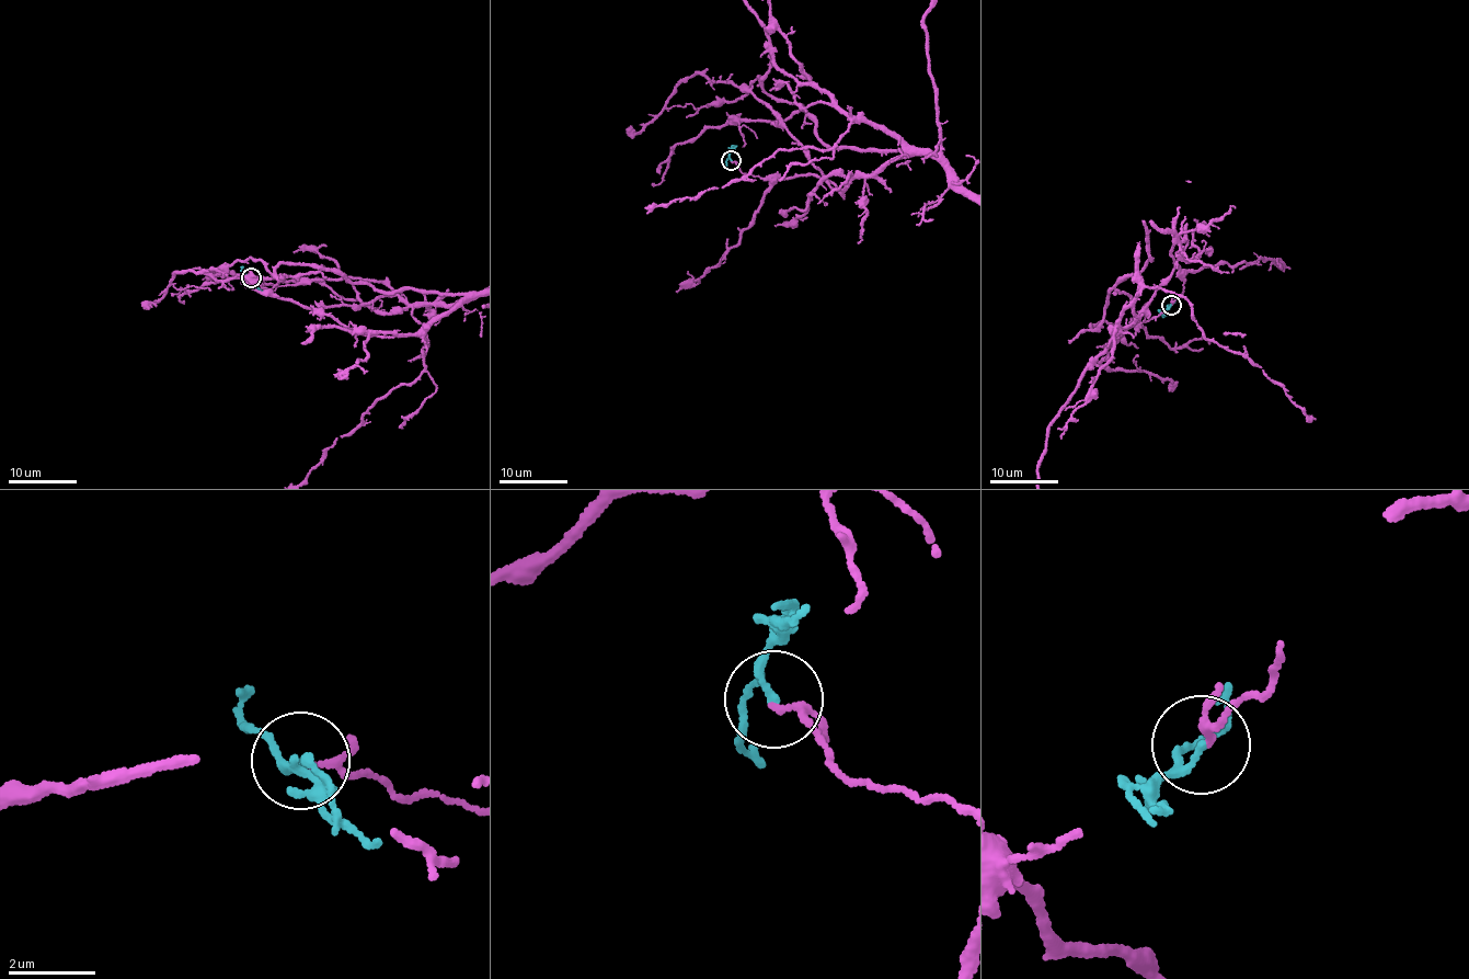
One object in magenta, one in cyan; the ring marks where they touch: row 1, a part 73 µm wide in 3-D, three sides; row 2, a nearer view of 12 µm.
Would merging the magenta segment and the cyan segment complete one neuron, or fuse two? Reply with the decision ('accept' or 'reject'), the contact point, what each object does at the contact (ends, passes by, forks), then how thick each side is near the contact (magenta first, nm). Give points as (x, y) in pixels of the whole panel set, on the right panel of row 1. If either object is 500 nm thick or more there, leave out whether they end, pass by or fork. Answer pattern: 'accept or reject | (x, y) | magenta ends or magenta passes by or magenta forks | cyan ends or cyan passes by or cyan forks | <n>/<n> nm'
accept | (1171, 305) | magenta passes by | cyan passes by | 120/130 nm

